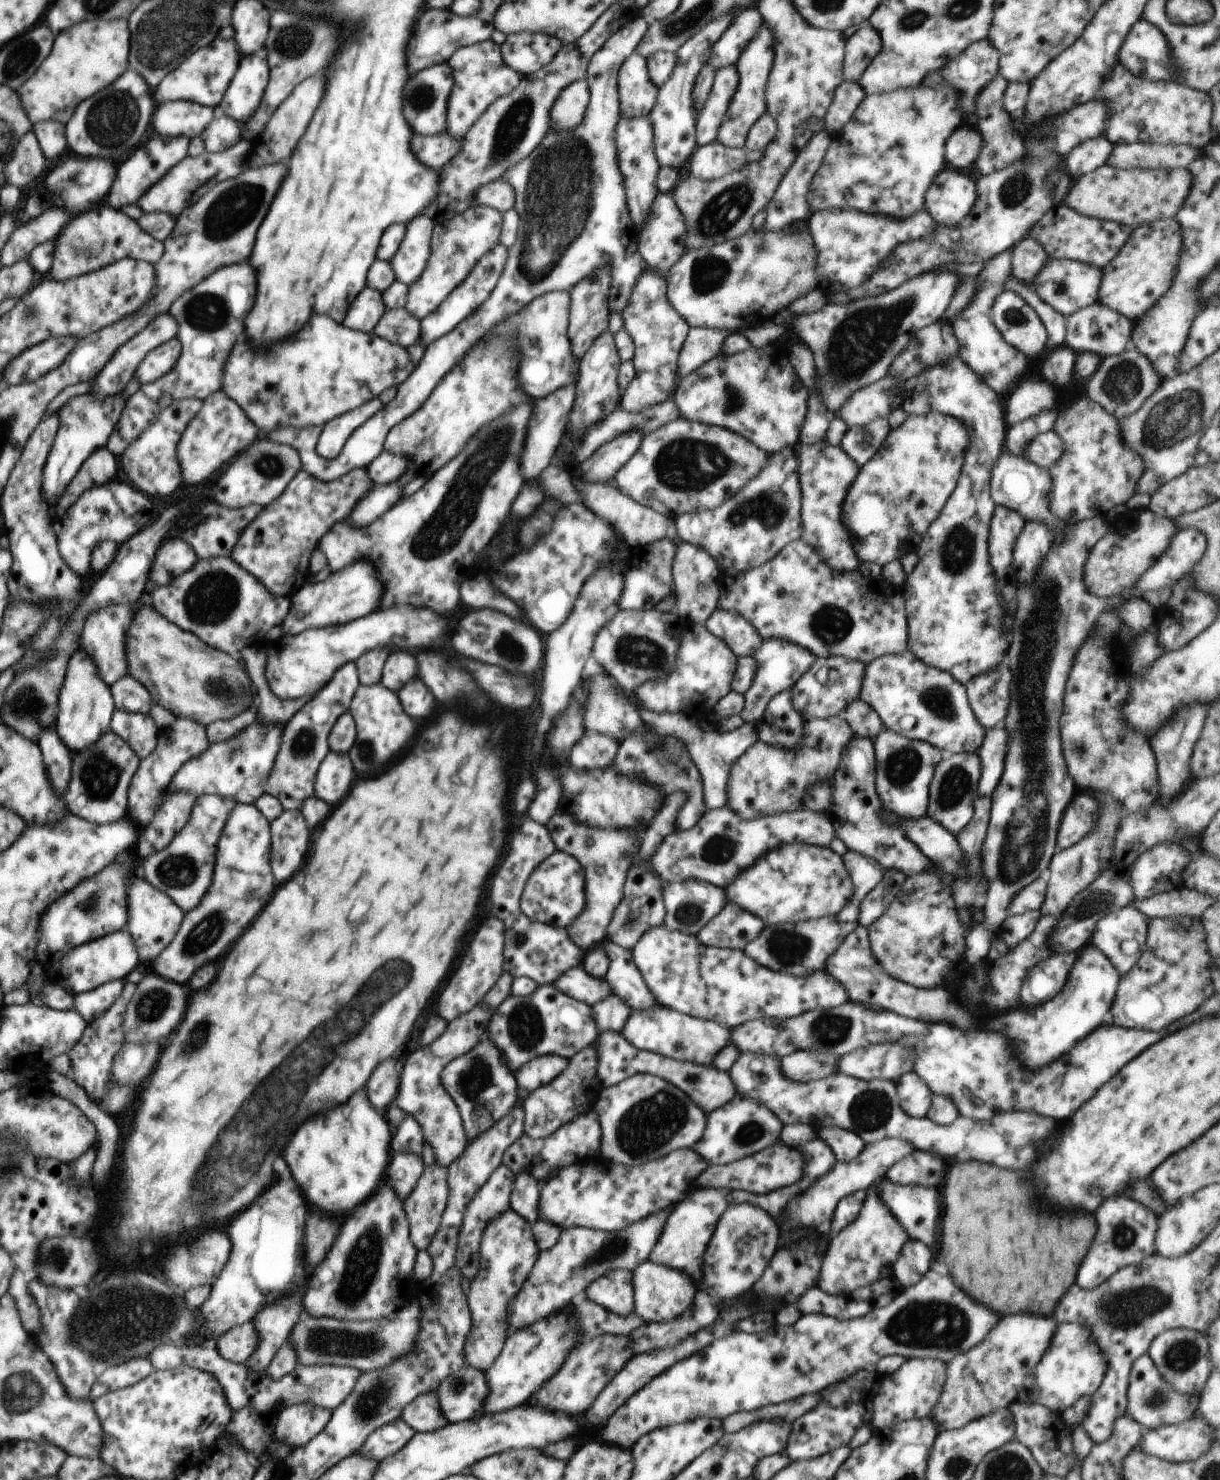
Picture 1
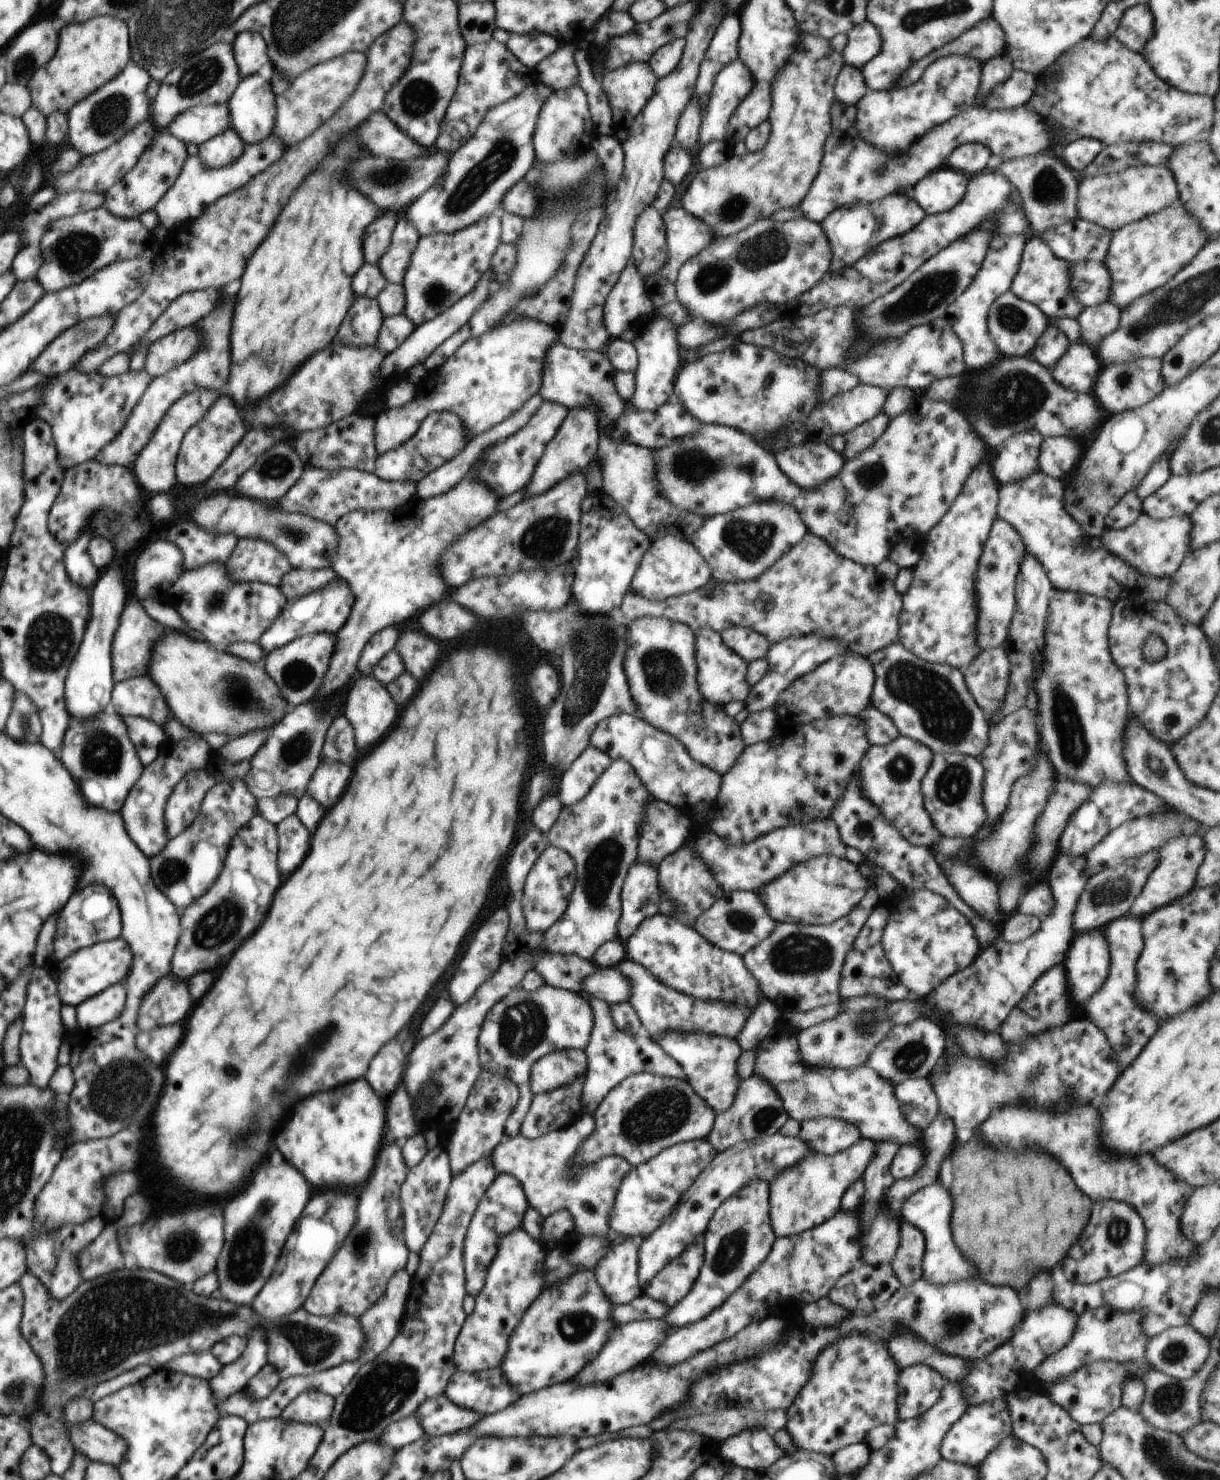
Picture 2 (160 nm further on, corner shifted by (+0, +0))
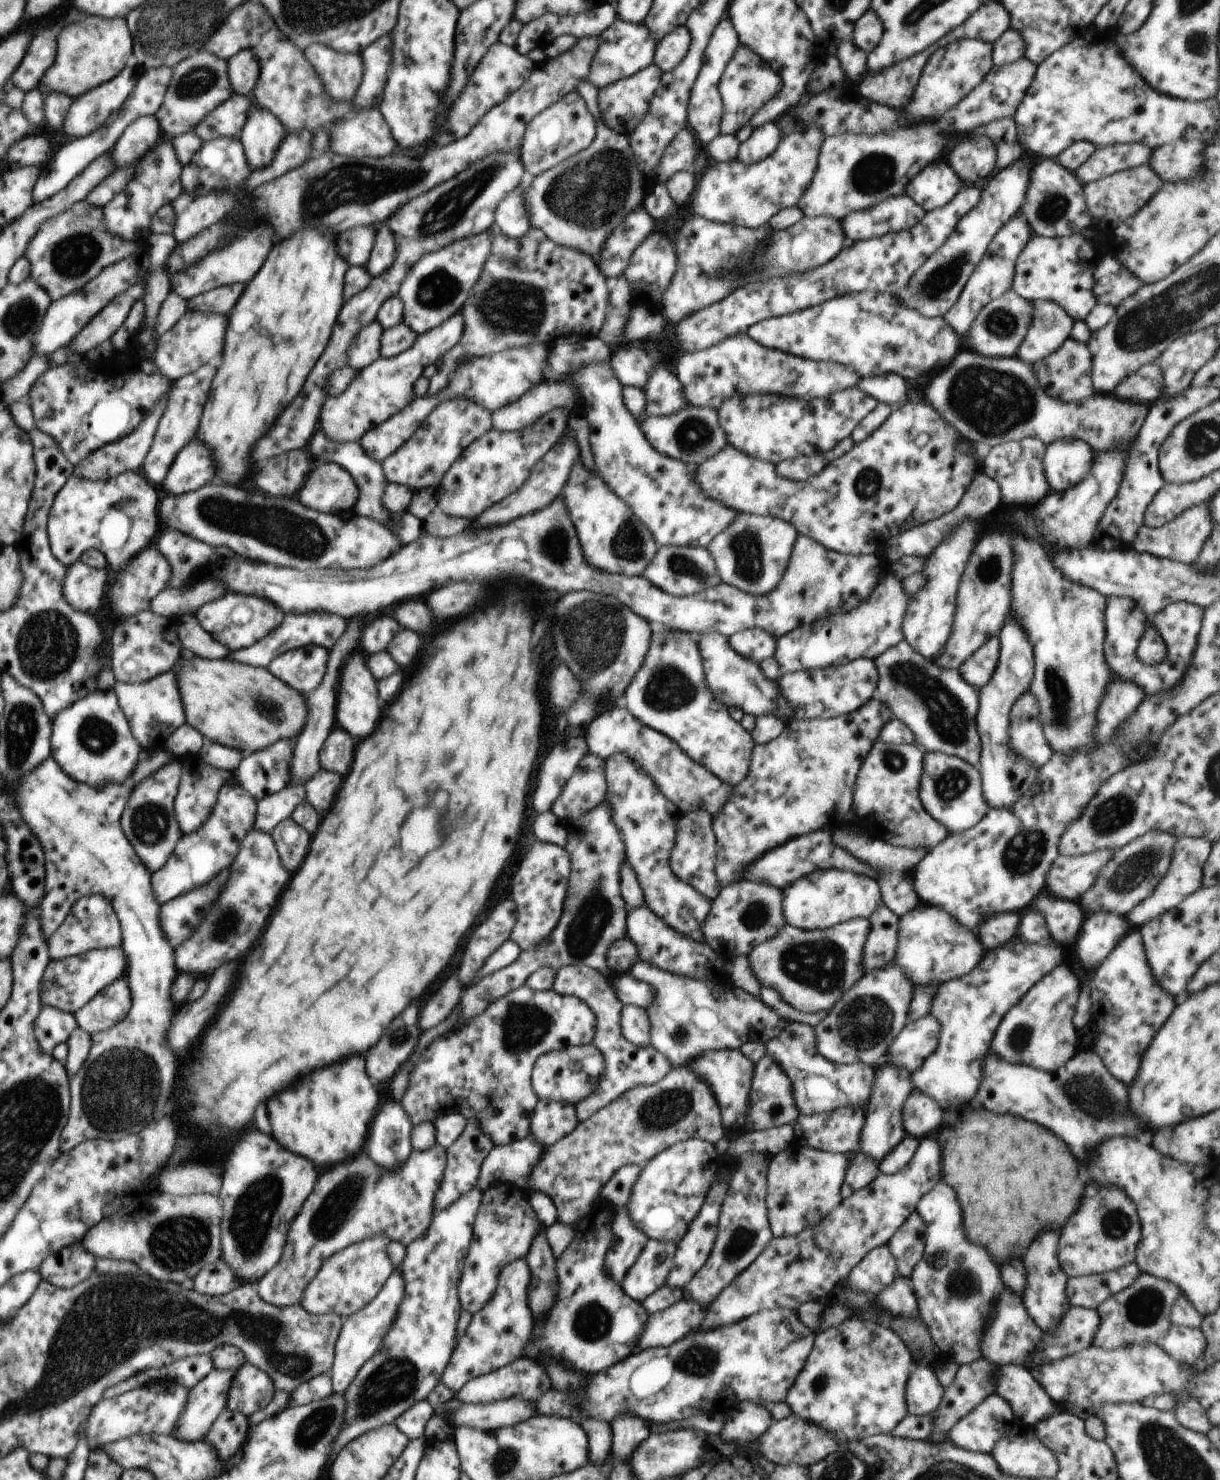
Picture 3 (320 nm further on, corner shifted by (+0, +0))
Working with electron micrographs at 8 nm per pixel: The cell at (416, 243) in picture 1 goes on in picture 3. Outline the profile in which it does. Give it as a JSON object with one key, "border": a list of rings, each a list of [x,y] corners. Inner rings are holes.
{"border":[[[385,222],[378,223],[374,228],[374,248],[370,251],[368,262],[364,266],[365,271],[371,277],[378,276],[390,268],[394,260],[396,248],[394,233],[388,228]]]}

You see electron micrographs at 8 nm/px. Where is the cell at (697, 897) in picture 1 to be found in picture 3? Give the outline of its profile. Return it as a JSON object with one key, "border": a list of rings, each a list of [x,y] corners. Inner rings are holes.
{"border":[[[693,810],[683,813],[677,822],[674,848],[669,860],[672,872],[684,882],[693,886],[702,896],[712,902],[720,892],[715,866],[717,861],[717,844],[712,826],[712,815],[705,810]]]}

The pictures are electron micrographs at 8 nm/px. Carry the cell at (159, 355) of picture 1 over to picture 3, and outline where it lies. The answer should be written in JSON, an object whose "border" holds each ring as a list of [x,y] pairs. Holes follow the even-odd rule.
{"border":[[[186,311],[182,318],[174,323],[170,330],[162,333],[157,340],[157,349],[153,358],[160,373],[171,378],[172,382],[181,376],[193,373],[202,364],[210,362],[214,356],[222,354],[224,348],[224,330],[227,326],[226,315]]]}

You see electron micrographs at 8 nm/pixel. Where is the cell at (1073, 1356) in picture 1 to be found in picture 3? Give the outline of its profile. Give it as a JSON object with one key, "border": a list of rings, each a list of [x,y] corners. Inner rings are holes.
{"border":[[[1140,1273],[1132,1284],[1108,1296],[1096,1309],[1101,1316],[1101,1325],[1093,1346],[1115,1349],[1134,1343],[1159,1343],[1172,1326],[1171,1310],[1182,1294],[1176,1283]]]}

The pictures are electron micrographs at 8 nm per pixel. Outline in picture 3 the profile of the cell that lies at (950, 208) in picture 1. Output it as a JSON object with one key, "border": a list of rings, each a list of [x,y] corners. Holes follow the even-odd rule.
{"border":[[[945,159],[938,160],[923,168],[905,186],[904,194],[918,203],[925,211],[944,206],[964,186]]]}

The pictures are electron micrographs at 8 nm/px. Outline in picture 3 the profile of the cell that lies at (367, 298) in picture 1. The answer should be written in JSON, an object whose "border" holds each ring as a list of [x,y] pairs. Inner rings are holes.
{"border":[[[377,320],[366,325],[359,332],[347,354],[350,368],[360,372],[363,368],[370,367],[375,360],[381,357],[382,333],[383,328]]]}

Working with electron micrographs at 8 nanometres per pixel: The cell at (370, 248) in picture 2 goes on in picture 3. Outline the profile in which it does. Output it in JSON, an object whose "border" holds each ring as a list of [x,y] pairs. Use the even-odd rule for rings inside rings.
{"border":[[[358,226],[354,230],[346,230],[336,238],[336,252],[350,266],[364,266],[370,256],[374,239],[374,226]]]}

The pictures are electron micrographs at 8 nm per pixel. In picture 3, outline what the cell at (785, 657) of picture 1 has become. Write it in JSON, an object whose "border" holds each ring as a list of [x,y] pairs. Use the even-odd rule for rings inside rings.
{"border":[[[883,558],[884,573],[873,593],[858,606],[845,613],[800,625],[777,640],[774,658],[781,664],[783,675],[797,670],[816,670],[852,662],[857,658],[874,660],[903,639],[902,625],[909,603],[902,588],[902,580],[890,570],[891,564]]]}

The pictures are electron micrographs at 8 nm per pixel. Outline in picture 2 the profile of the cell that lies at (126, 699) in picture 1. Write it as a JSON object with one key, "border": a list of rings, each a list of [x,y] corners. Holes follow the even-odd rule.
{"border":[[[148,674],[115,683],[110,708],[122,717],[140,717],[162,728],[175,718],[164,693]]]}

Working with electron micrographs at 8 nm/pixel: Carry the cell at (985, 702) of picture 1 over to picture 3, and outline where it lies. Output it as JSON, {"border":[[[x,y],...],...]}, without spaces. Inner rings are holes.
{"border":[[[999,634],[988,637],[959,668],[962,678],[974,688],[983,687],[993,675],[1001,651]]]}

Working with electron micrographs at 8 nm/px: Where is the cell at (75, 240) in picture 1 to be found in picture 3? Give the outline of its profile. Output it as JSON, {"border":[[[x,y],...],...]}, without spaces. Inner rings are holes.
{"border":[[[86,199],[68,210],[45,220],[36,236],[27,242],[24,256],[31,266],[30,277],[39,283],[54,301],[82,290],[107,266],[138,250],[139,244],[123,241],[106,230],[102,208]]]}

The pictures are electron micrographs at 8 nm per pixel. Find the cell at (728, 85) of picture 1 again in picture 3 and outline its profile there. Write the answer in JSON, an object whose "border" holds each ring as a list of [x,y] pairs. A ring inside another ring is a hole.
{"border":[[[742,43],[738,45],[734,56],[728,61],[719,82],[719,91],[723,100],[721,133],[734,135],[742,126],[751,122],[751,118],[782,90],[783,80],[778,71],[770,68],[758,54]]]}

